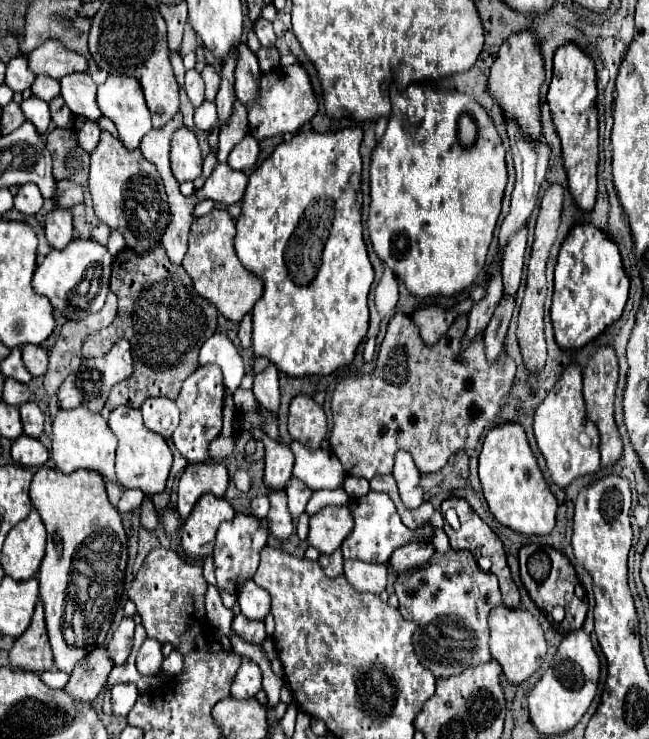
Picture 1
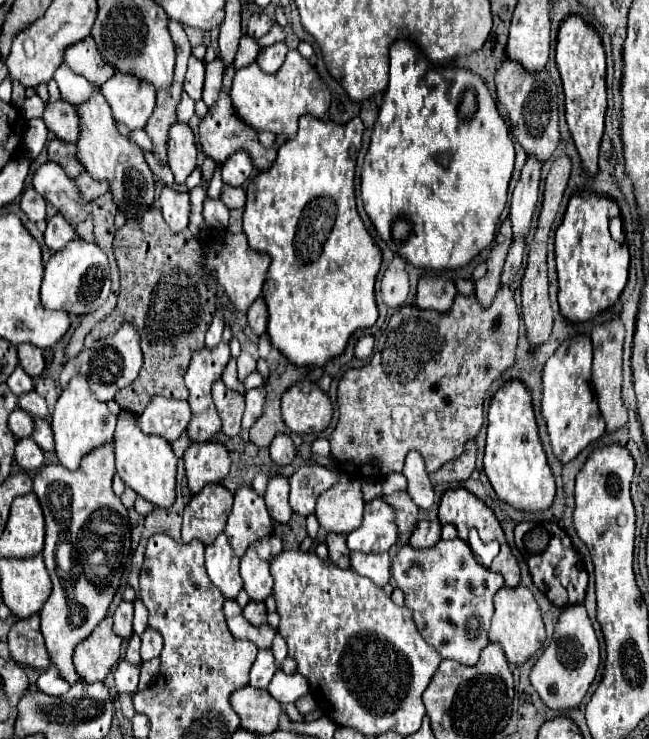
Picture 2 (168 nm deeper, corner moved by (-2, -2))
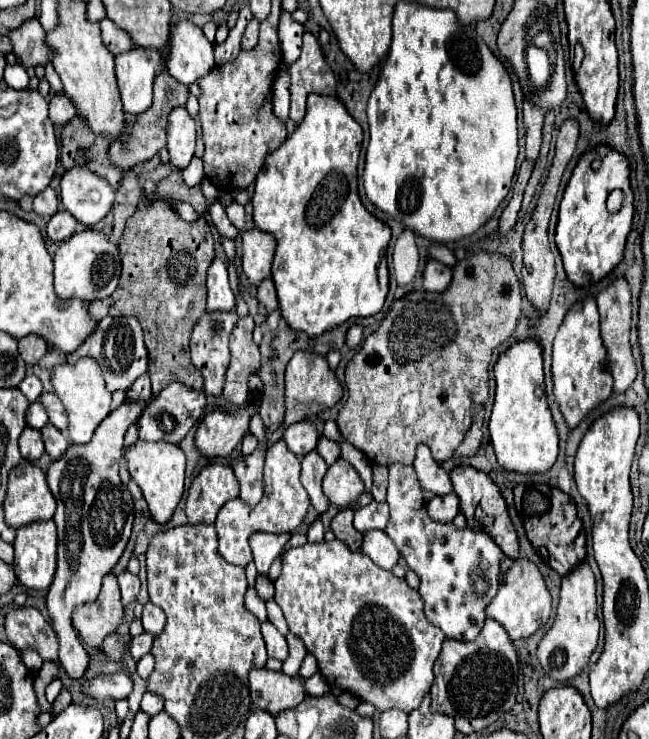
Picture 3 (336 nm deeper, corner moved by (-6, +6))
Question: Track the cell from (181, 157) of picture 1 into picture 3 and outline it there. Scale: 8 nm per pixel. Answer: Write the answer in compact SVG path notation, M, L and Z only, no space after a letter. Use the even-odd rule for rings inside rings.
M177 107L169 115L167 123L167 149L171 165L177 169L185 169L195 153L195 121L185 111L185 107Z

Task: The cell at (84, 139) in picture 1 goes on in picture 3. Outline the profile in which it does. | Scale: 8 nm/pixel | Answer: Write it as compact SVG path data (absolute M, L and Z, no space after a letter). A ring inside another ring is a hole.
M57 93L51 99L51 103L49 103L49 117L51 117L51 121L55 125L59 125L59 127L67 125L75 115L77 115L77 111L75 111L71 99L65 93Z

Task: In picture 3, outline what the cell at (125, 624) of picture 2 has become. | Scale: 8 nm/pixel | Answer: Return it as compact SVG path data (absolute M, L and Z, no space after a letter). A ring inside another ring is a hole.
M125 571L125 573L119 575L119 587L121 587L121 601L123 601L123 605L129 605L129 603L137 601L139 587L141 587L139 577L135 577L129 571Z

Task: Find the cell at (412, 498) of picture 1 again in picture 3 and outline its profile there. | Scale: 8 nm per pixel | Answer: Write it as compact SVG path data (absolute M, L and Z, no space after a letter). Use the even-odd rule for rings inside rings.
M421 443L417 447L413 467L415 467L417 479L425 491L429 491L433 495L443 495L443 493L449 493L453 489L449 473L431 457L431 451L427 445Z

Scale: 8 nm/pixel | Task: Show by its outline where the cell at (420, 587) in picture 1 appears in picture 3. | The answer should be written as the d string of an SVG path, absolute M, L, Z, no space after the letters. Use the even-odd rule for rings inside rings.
M391 465L389 467L389 487L387 487L387 505L391 511L389 523L385 527L385 533L391 537L395 547L399 549L401 557L405 559L407 567L417 573L419 577L419 595L425 601L425 617L435 623L443 631L447 639L457 639L457 641L475 641L475 637L481 633L483 623L485 623L485 609L499 591L501 585L501 569L499 561L505 557L503 551L495 545L495 541L481 529L475 527L465 527L465 529L455 529L453 523L435 523L429 519L423 503L423 489L415 477L413 467L405 465Z

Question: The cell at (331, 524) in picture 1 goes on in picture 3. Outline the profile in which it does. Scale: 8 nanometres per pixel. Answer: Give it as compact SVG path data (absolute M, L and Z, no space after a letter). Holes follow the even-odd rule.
M339 459L329 467L323 479L323 493L329 497L331 505L347 509L349 505L359 501L361 493L365 493L365 487L355 467L345 459Z

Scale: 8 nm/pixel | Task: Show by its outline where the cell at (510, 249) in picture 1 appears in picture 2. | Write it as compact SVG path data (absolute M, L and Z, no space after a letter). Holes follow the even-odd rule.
M527 155L527 161L521 171L521 179L513 189L511 199L511 223L513 223L513 237L523 235L527 237L531 217L539 197L539 179L541 179L541 161L533 155Z

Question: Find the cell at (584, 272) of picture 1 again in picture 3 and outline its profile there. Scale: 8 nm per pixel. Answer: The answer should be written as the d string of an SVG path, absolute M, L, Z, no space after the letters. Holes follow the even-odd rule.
M603 147L601 153L595 151L595 155L593 155L593 151L589 151L579 159L579 163L571 175L571 181L567 183L563 201L559 205L559 223L557 223L557 235L555 235L555 243L557 243L557 249L563 257L567 279L575 285L581 285L581 287L587 281L597 283L597 281L605 279L623 261L625 243L627 243L627 235L631 231L631 219L633 219L633 193L631 193L631 185L629 185L629 163L627 163L625 155L617 153L609 147ZM595 155L601 159L599 169L591 167ZM613 189L621 189L625 193L625 201L623 201L623 207L619 213L609 213L605 207L605 199Z

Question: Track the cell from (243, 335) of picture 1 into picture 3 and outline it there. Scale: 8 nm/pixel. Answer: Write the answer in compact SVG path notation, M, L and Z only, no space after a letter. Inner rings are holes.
M267 277L267 281L263 281L259 287L257 287L257 301L259 305L271 313L275 311L279 305L277 305L277 293L275 293L275 285L273 285L273 279Z

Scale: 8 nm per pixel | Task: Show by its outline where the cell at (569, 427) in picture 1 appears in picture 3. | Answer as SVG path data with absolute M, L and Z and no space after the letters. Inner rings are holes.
M593 297L579 301L567 313L553 343L553 393L569 429L575 429L595 407L609 399L613 379L607 371L607 351L599 335L599 313Z

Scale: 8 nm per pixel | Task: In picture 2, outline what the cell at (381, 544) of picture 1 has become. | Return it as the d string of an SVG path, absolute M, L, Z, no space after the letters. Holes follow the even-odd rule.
M381 497L367 503L361 527L347 535L347 547L351 551L365 553L389 551L389 547L397 541L397 525L393 515L393 509Z

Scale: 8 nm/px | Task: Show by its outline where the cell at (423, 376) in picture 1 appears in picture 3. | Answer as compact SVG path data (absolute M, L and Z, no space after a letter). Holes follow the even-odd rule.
M475 253L471 257L467 257L465 261L459 261L453 267L453 281L449 285L449 289L445 289L443 293L427 293L427 291L411 291L409 295L401 297L399 301L395 301L395 305L391 307L389 315L385 317L385 321L379 325L379 329L369 335L363 343L363 347L359 349L359 353L349 361L347 369L345 369L345 383L347 383L347 403L343 405L343 409L337 415L337 427L343 435L345 441L349 441L355 449L363 451L367 455L367 459L373 465L393 465L393 463L401 463L401 465L413 465L415 459L415 447L419 443L425 443L431 449L431 455L435 455L435 461L445 461L453 455L453 451L461 445L469 425L471 425L471 409L479 407L487 401L489 395L489 363L491 363L491 355L497 347L501 347L503 341L511 339L515 327L517 327L517 319L521 315L521 287L517 281L517 275L511 267L511 261L503 255L497 253Z

